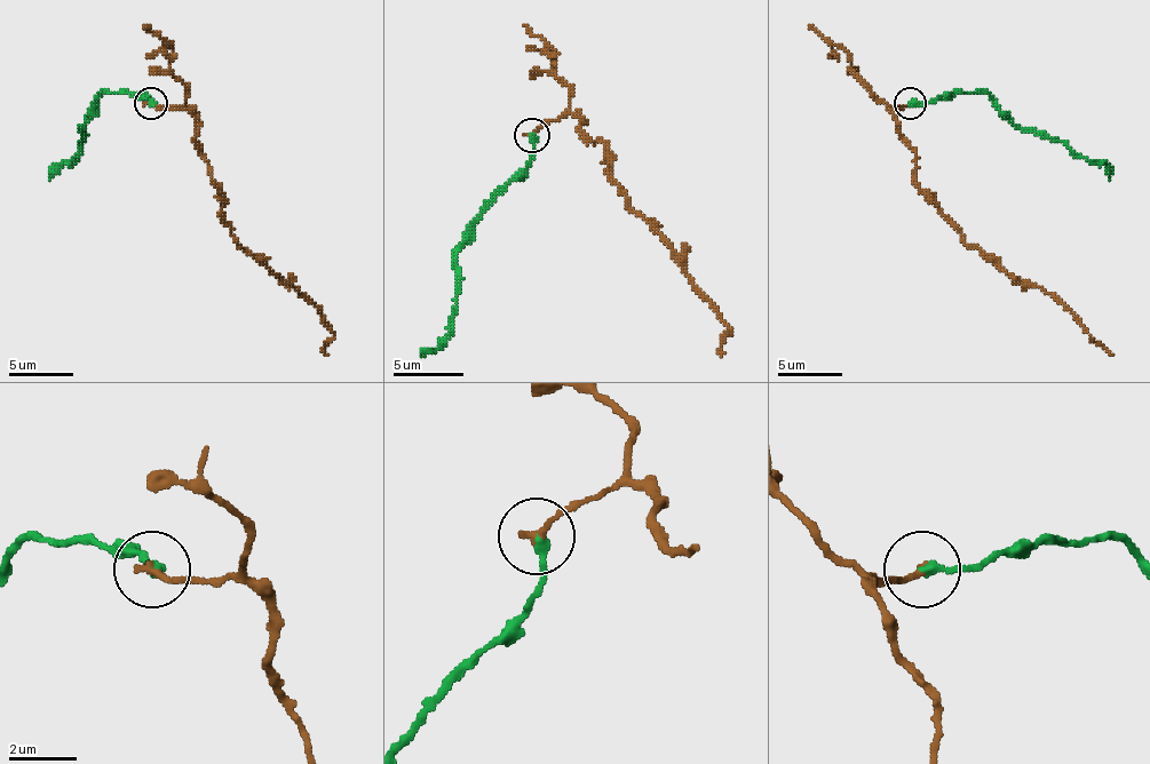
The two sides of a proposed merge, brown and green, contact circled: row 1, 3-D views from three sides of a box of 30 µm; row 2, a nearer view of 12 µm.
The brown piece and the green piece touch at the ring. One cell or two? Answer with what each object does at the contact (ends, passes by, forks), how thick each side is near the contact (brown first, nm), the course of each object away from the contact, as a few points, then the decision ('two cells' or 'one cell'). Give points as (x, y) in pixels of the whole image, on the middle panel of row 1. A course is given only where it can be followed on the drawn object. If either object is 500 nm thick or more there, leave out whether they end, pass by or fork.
brown ends; green ends; calibres 220 and 300 nm; course brown (530, 134), (572, 113), (580, 120), (580, 130), (591, 141), (601, 141), (608, 173), (731, 332), (721, 356); course green (530, 134), (534, 159), (506, 186), (457, 251), (453, 328), (438, 345), (421, 352); two cells

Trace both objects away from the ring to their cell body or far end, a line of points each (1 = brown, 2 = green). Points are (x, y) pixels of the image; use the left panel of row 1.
1: (150, 103), (195, 119), (195, 144), (205, 154), (221, 219), (234, 238), (302, 293), (334, 335), (324, 355)
2: (150, 103), (127, 93), (104, 93), (82, 125), (79, 158), (65, 160), (49, 180)

